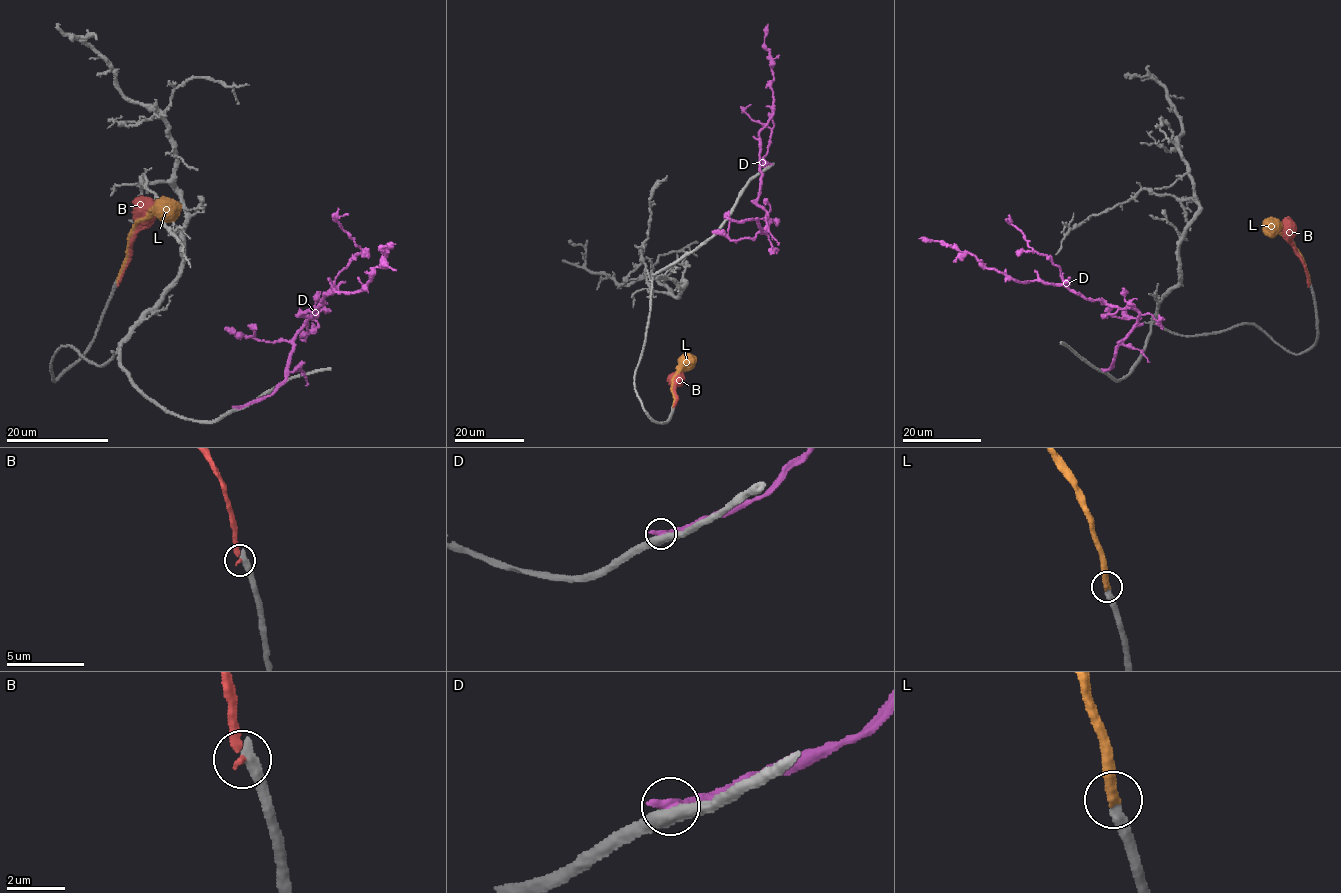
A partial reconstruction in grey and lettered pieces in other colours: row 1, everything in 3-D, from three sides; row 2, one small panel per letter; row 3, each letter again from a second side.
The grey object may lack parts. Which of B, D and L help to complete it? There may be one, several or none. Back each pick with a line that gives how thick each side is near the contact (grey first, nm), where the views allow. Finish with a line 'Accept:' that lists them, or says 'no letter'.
L: calibres 360 and 400 nm
Accept: L

